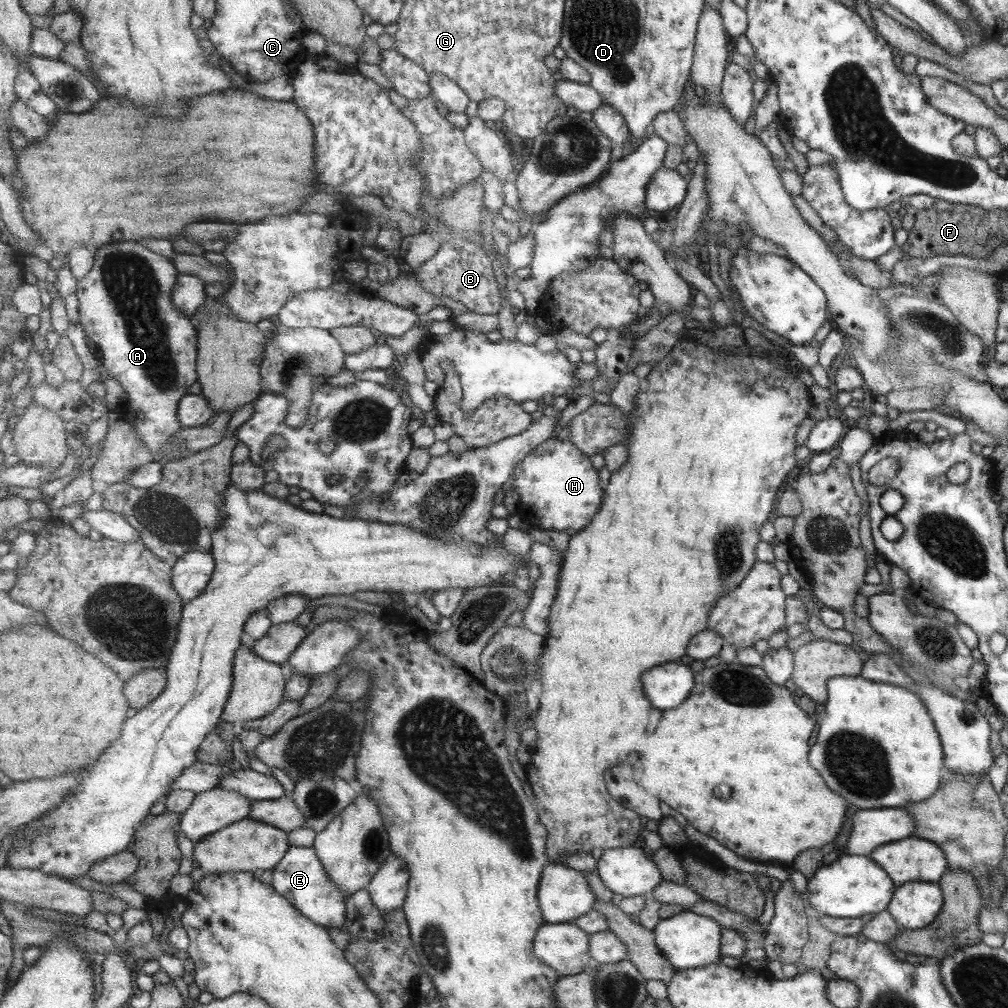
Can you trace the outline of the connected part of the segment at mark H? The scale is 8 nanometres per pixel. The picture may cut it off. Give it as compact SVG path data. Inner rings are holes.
M551 437L539 445L512 472L513 489L521 495L521 515L541 530L559 530L569 535L583 530L604 501L599 472L570 438Z

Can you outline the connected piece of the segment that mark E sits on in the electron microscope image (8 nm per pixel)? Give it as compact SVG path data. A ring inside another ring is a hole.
M293 846L285 853L283 860L273 870L271 885L279 894L284 895L297 910L318 925L339 928L348 920L348 900L340 886L328 876L320 855L314 848Z

